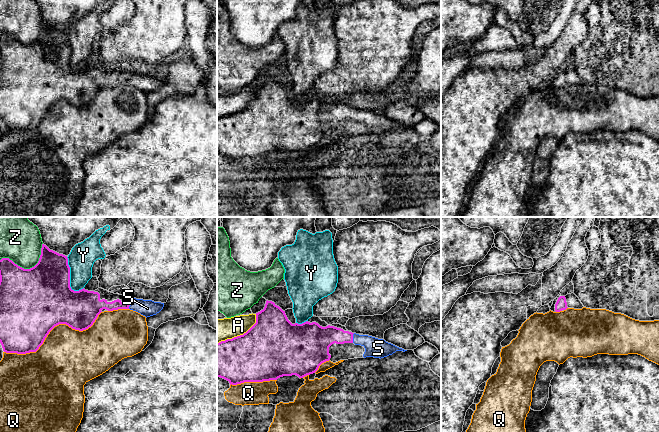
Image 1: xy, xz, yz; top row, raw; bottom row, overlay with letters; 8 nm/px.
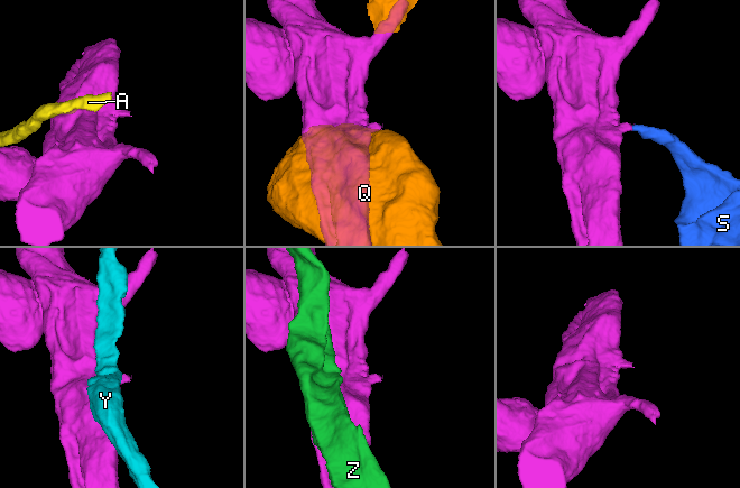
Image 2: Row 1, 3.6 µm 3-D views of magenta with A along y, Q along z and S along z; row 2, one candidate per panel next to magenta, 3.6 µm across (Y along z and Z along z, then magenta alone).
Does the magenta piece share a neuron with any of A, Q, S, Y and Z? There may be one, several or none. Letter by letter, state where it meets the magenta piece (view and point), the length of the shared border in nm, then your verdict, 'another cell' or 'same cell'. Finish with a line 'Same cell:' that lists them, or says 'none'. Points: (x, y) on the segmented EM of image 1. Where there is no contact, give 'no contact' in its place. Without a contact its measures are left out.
A: contact xz (240, 335); length 400 nm; another cell
Q: contact xy (52, 328); length 850 nm; another cell
S: contact xz (352, 338); length 80 nm; same cell
Y: contact xy (69, 276); length 300 nm; another cell
Z: contact xy (28, 269); length 380 nm; another cell
Same cell: S

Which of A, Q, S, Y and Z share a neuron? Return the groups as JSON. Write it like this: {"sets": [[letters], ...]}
{"sets": [["A"], ["Q"], ["S"], ["Y"], ["Z"]]}

